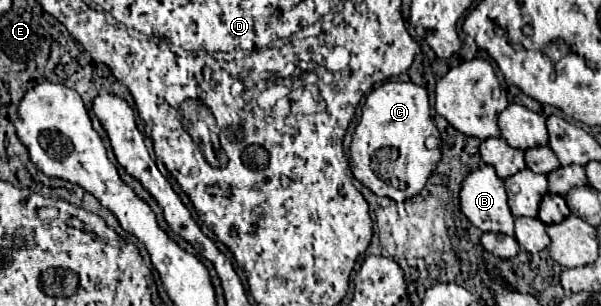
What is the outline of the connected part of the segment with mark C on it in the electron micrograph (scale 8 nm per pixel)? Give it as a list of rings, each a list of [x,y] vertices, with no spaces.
[[[385,82],[375,88],[363,106],[350,145],[353,176],[377,196],[403,202],[419,194],[441,160],[441,150],[427,150],[425,138],[439,134],[431,118],[427,90],[413,82]]]

